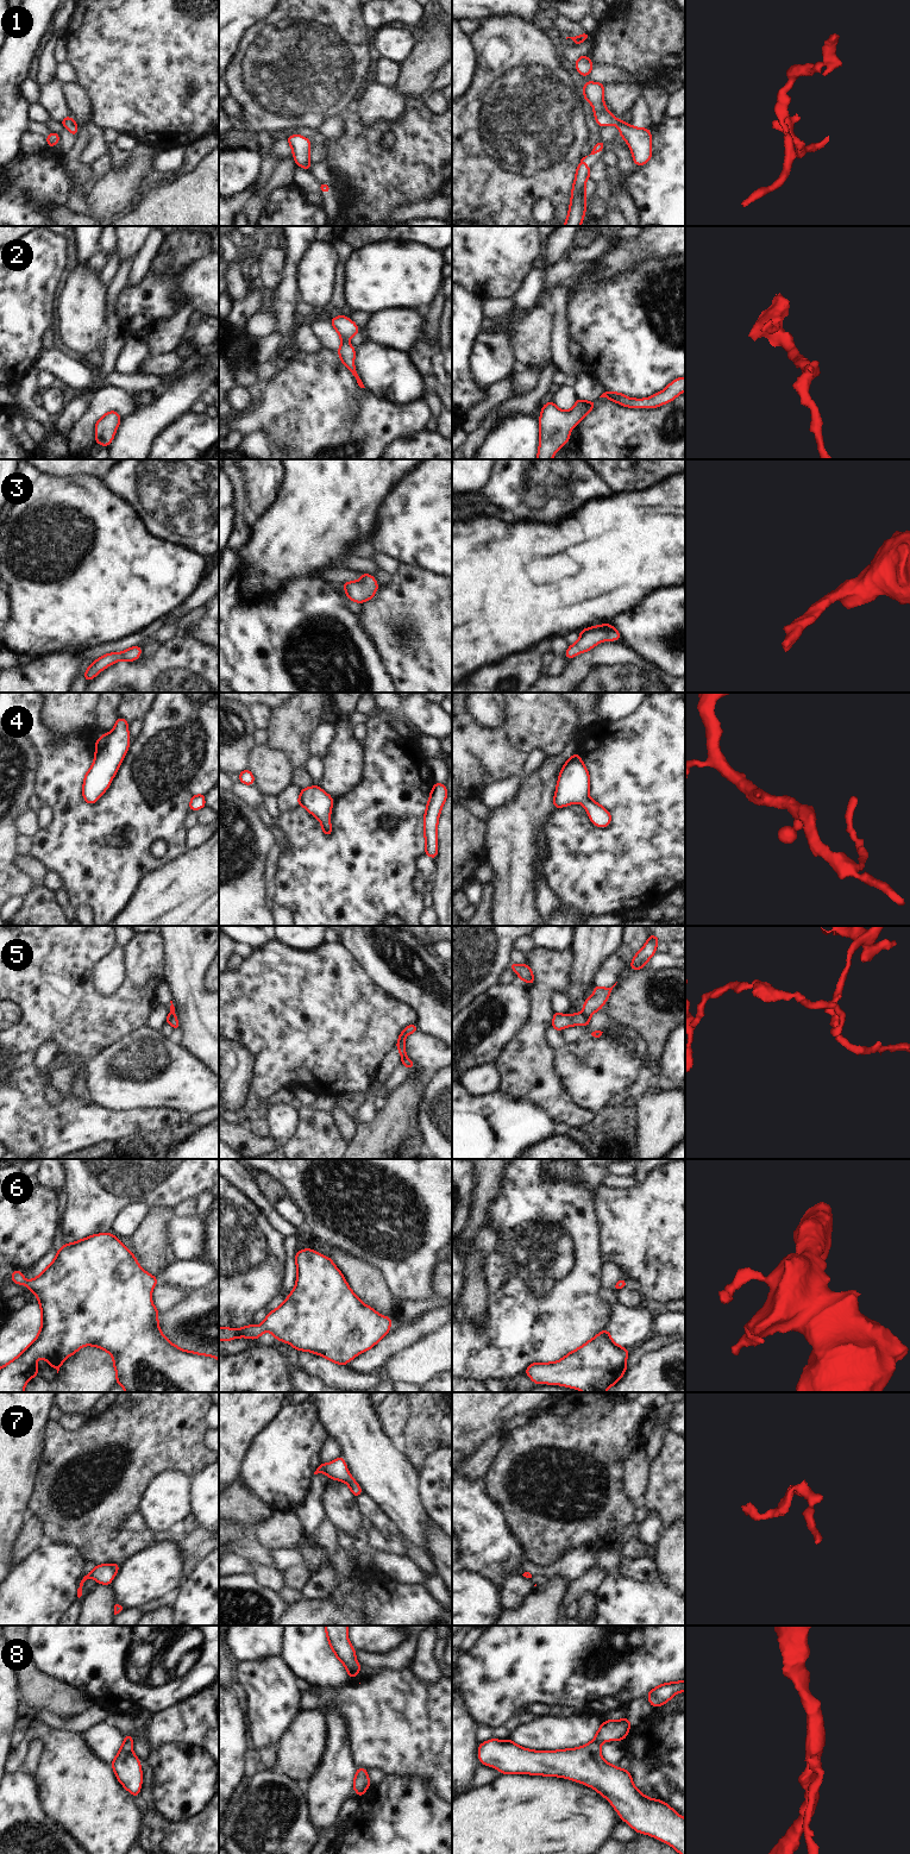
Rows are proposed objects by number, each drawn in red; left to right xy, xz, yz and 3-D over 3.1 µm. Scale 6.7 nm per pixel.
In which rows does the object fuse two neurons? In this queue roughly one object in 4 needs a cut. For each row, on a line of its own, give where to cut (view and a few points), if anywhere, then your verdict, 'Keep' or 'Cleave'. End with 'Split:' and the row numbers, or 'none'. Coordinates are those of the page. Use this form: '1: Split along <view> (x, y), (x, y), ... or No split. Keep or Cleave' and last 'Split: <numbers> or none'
1: No split. Keep
2: No split. Keep
3: No split. Keep
4: No split. Keep
5: Split along yz (582, 1013), (589, 1019). Cleave
6: No split. Keep
7: No split. Keep
8: No split. Keep
Split: 5

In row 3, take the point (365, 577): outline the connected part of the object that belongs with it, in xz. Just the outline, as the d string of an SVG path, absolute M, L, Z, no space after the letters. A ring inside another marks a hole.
M369 574L360 575L362 577L358 581L345 582L343 584L347 599L359 605L372 599L378 589L377 581L374 576Z

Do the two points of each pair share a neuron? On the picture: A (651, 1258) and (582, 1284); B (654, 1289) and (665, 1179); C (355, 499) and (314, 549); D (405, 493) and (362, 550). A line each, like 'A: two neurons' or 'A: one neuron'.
A: two neurons
B: one neuron
C: one neuron
D: two neurons

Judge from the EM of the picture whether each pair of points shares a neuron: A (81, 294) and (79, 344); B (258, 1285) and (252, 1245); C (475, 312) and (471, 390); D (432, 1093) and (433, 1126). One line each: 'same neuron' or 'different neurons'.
A: same neuron
B: same neuron
C: same neuron
D: same neuron

